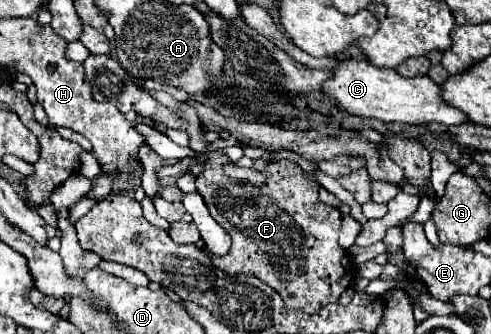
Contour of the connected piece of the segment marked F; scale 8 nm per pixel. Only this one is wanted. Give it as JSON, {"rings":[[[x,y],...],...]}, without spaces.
{"rings":[[[148,91],[148,93],[156,97],[160,103],[160,109],[158,109],[160,113],[154,115],[154,119],[162,121],[168,129],[184,129],[190,137],[192,151],[198,155],[206,155],[206,161],[202,161],[204,169],[196,177],[196,189],[204,197],[206,207],[210,209],[210,215],[232,235],[232,247],[228,255],[224,257],[210,255],[214,259],[214,265],[218,265],[222,271],[230,275],[246,273],[246,275],[254,275],[262,279],[264,283],[268,283],[282,295],[286,307],[290,309],[298,309],[304,313],[316,313],[320,307],[328,303],[336,303],[342,291],[346,291],[356,279],[358,269],[348,249],[344,249],[338,243],[338,233],[342,227],[342,213],[318,199],[318,187],[320,187],[318,181],[312,179],[312,175],[308,175],[298,163],[288,161],[288,159],[272,161],[262,171],[244,169],[244,167],[234,165],[222,149],[208,151],[210,141],[204,137],[202,123],[192,105],[178,103],[164,91]]]}

